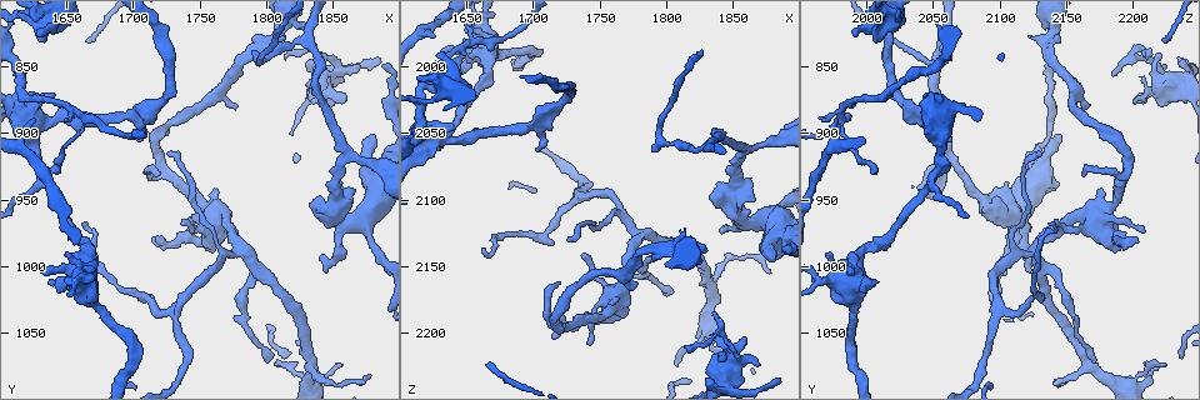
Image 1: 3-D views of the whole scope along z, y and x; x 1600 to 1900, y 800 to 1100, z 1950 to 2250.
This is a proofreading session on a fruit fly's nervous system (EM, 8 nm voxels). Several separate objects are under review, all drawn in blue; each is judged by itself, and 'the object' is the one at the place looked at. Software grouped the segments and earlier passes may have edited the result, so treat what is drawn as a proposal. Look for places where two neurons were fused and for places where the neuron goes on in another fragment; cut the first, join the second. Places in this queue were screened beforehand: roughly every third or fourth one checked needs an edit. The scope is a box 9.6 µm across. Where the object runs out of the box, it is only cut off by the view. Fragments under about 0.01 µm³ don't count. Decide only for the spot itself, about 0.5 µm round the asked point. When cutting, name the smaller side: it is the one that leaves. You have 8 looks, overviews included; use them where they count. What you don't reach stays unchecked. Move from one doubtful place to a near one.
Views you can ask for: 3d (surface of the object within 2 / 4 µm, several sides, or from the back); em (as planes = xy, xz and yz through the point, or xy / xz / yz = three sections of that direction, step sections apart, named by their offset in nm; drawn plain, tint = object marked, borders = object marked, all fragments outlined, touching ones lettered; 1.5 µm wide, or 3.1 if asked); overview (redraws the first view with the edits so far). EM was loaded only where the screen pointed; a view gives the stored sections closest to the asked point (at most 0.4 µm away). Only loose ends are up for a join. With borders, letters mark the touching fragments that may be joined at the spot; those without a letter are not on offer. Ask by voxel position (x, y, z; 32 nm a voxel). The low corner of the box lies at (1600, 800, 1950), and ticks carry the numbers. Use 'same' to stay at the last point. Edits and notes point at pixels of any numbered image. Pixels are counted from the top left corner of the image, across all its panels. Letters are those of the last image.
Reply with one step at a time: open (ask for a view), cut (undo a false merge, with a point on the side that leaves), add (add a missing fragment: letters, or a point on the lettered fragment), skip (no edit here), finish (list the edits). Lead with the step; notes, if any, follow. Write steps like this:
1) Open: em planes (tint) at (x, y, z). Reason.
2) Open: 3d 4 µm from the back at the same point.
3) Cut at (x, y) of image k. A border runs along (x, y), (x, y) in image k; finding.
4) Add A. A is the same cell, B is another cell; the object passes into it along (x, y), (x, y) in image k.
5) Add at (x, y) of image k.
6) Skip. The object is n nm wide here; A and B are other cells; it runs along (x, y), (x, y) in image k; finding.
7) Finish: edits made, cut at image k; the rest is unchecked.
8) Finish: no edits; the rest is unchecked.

Open: em planes (tint) at (1858, 876, 2204). An open end.

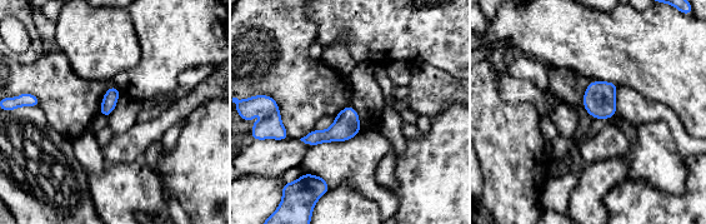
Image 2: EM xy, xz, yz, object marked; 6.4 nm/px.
Open: em planes (borders) at the same point. See the neighbours.

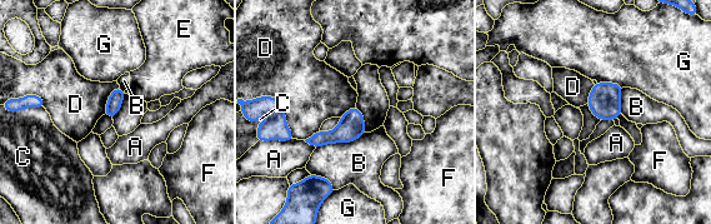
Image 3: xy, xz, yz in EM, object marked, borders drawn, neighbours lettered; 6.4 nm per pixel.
Skip. A, B, C, D, E, F and G are other cells; a border runs along (270, 95), (280, 101), (295, 138) in image 3; none of them fits.

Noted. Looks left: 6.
Open: em planes (borders) at (1642, 872, 2048). Free end.

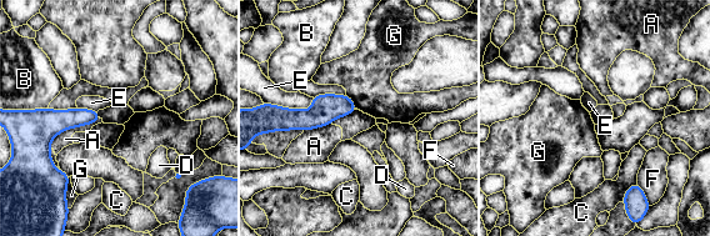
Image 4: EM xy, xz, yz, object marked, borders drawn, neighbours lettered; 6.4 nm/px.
Skip. A, B, C, D, E, F and G are other cells; a border runs along (346, 94), (356, 108) in image 4; none of them fits.

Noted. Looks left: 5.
Open: 3d 2 µm from the back at (1856, 924, 2064).

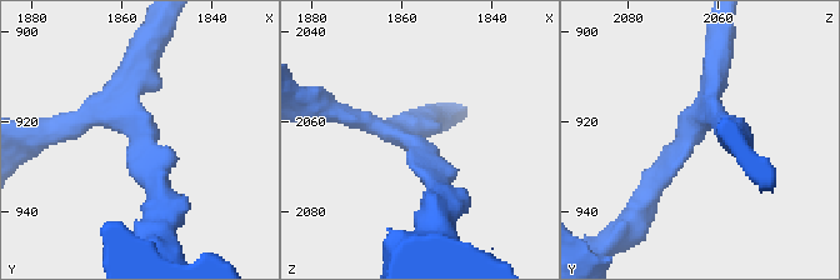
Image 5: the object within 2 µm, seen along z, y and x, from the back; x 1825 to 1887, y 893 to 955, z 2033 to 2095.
Open: em xz step 4 (tint) at (1857, 922, 2065). 3 arms meet here; the arms are 200, 200, 220 nm wide.

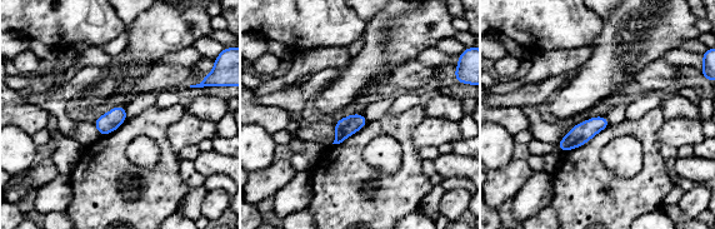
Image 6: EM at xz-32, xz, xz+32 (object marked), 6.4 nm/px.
Open: em planes (borders) at the same point.

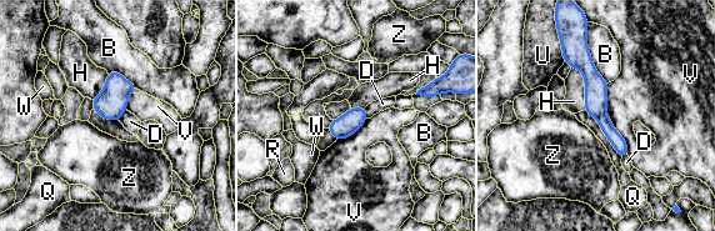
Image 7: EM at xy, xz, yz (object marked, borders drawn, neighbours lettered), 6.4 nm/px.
Cut at (595, 86) of image 7. The object is 140 nm wide here; B, D, H, Q, R, U, V, W and Z are other cells; a border runs along (605, 114), (598, 119) in image 7; two neurons meet here.

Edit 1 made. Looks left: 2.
Finish: edits made, cut at image 7; the rest is unchecked.

